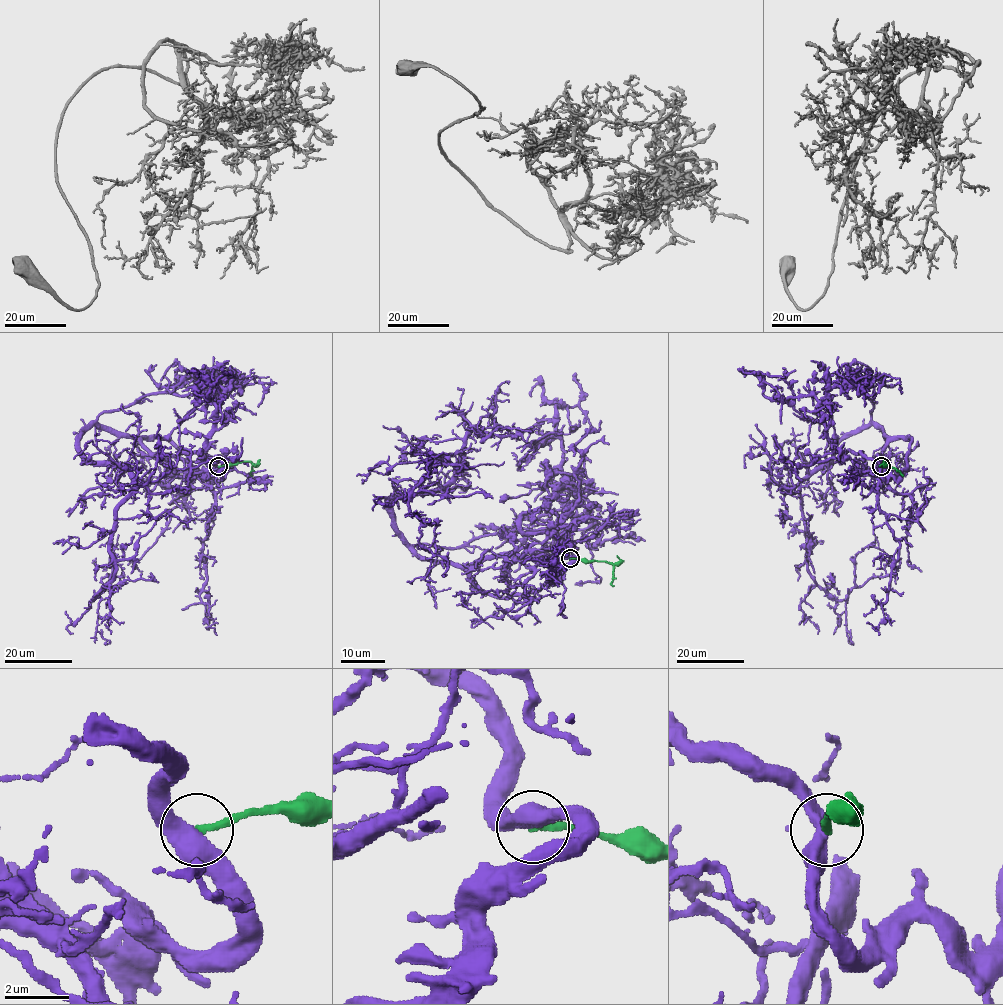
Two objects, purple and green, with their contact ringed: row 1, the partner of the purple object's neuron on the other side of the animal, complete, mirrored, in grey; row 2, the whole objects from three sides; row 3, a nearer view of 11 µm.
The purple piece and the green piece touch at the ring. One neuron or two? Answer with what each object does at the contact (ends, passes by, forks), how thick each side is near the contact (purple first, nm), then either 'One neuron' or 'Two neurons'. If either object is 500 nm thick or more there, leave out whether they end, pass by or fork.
Thickness 500 nm (purple) against 200 nm. Two neurons

